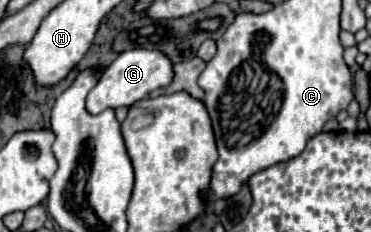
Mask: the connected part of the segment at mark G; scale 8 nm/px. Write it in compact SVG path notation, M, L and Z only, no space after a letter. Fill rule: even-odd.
M135 48L135 50L127 50L121 52L117 56L117 60L113 60L103 76L99 78L97 86L89 92L87 96L87 110L91 114L99 114L105 108L119 108L119 106L131 106L137 100L147 98L149 92L169 86L173 80L173 64L169 60L167 54L159 52L159 50L145 50L145 48Z

